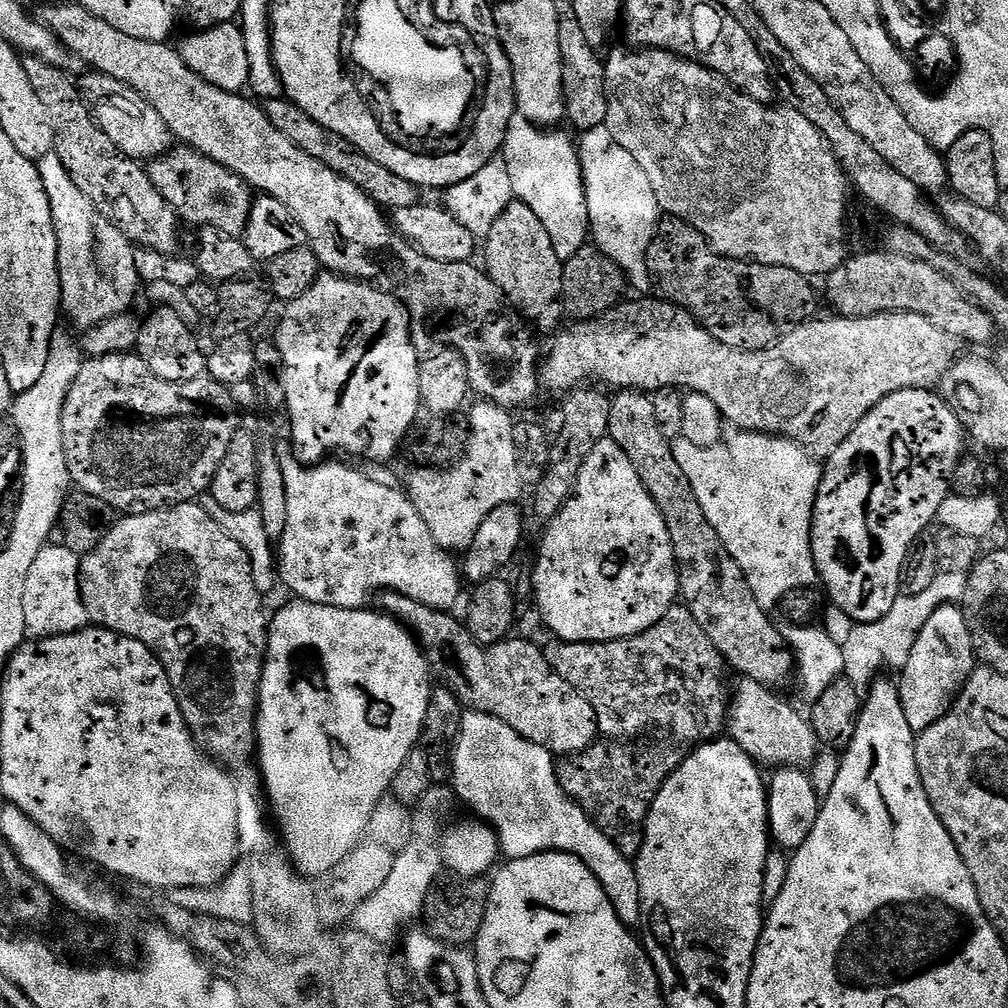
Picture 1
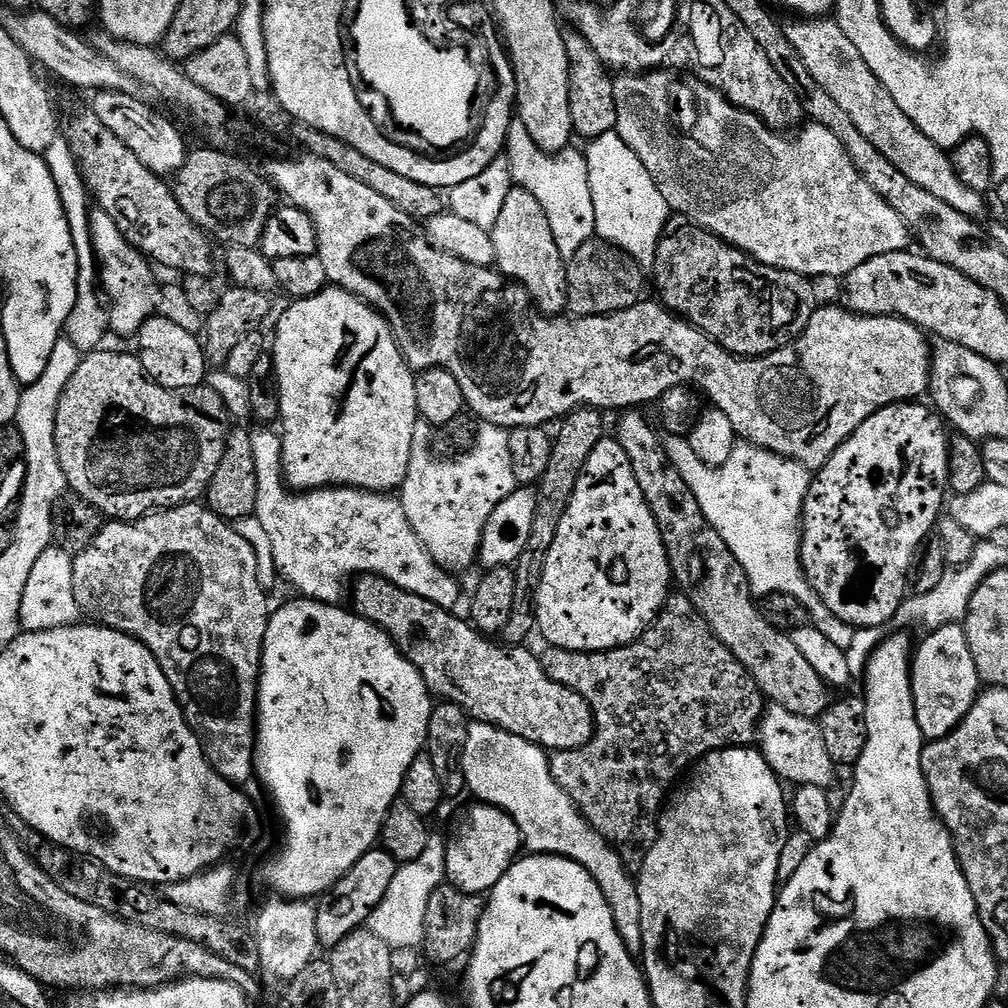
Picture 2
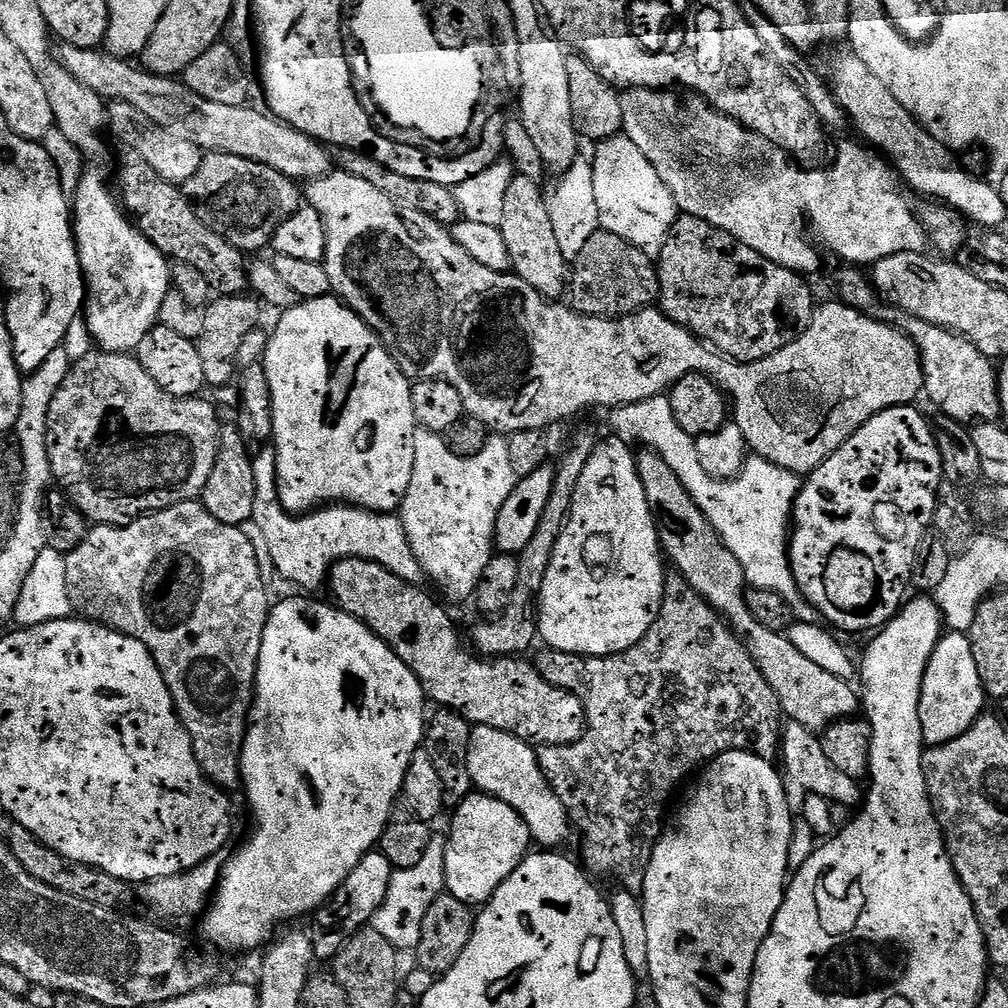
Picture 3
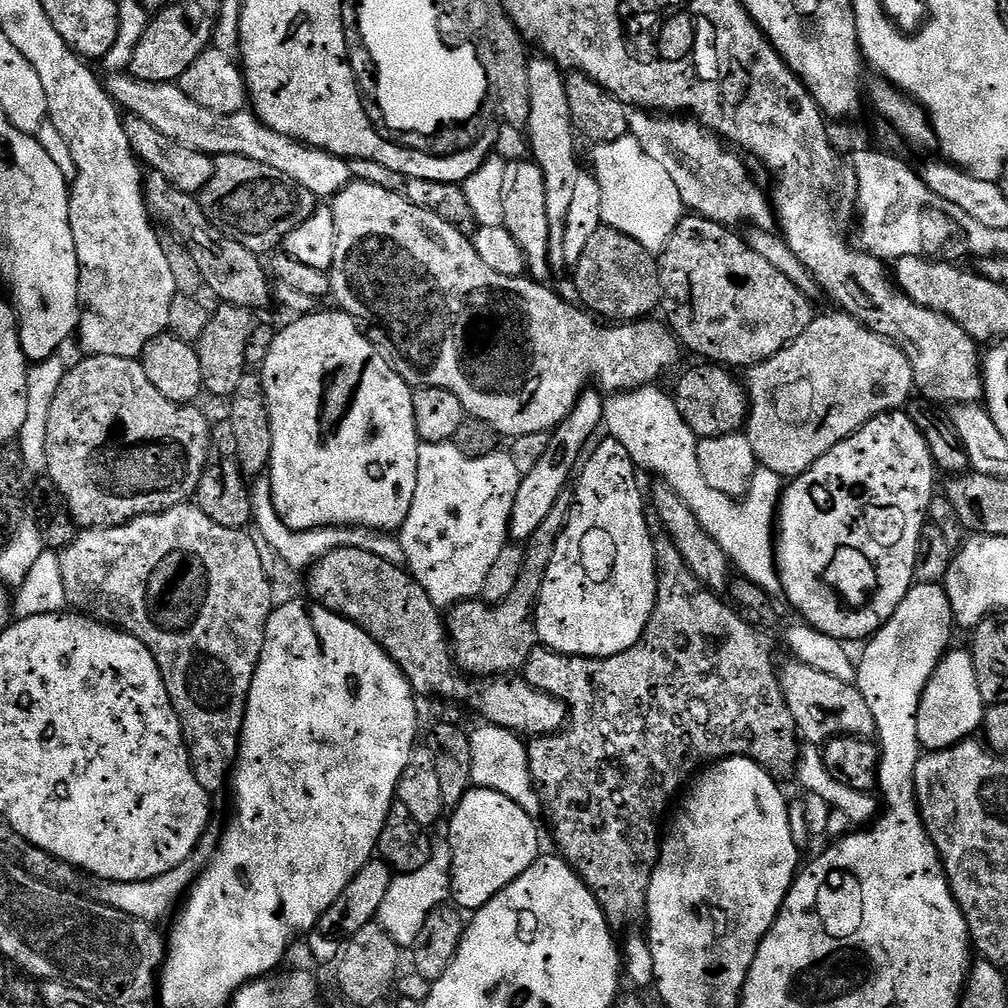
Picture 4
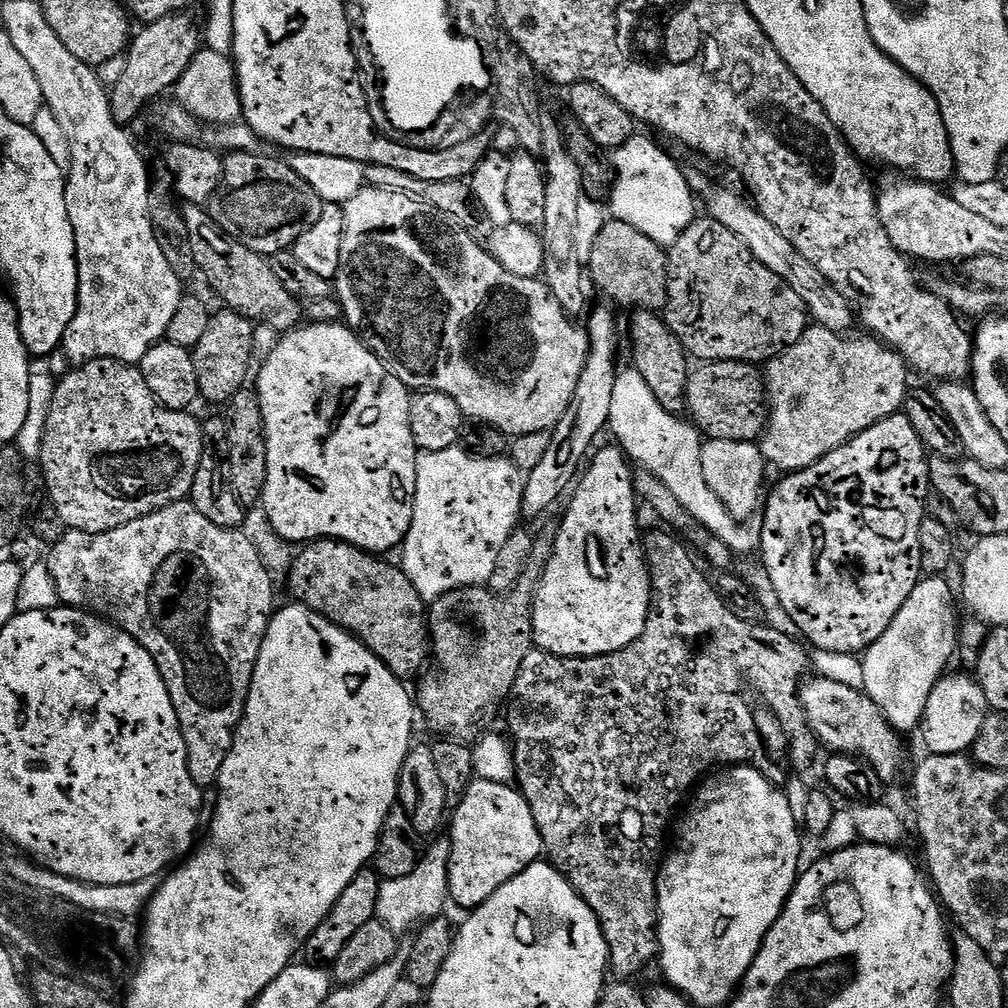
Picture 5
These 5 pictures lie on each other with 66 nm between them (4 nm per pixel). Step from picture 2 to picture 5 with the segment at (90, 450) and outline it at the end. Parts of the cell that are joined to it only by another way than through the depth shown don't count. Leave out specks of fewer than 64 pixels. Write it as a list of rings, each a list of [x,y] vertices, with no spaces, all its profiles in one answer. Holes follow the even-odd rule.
[[[90,360],[73,367],[71,370],[73,372],[68,372],[65,376],[59,377],[54,390],[54,398],[50,402],[50,410],[44,427],[44,437],[42,438],[42,450],[38,461],[39,467],[44,467],[42,479],[48,497],[54,502],[54,510],[58,514],[58,518],[62,518],[65,529],[97,536],[106,530],[126,526],[138,518],[146,518],[171,504],[187,501],[192,495],[194,474],[198,474],[198,462],[202,462],[204,430],[201,421],[199,419],[196,421],[192,417],[191,411],[175,412],[159,404],[154,398],[154,394],[150,394],[150,386],[146,386],[146,378],[142,378],[139,367],[124,364],[121,360]]]

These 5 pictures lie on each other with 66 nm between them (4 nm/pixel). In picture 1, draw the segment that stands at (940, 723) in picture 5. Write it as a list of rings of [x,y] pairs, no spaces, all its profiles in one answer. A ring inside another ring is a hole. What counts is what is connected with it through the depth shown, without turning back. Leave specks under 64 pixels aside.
[[[949,606],[935,612],[930,622],[922,626],[920,636],[910,650],[906,666],[899,673],[898,687],[902,710],[906,710],[906,720],[910,722],[913,732],[917,734],[925,732],[927,728],[934,726],[943,716],[952,711],[960,693],[964,690],[964,684],[972,677],[977,667],[976,651],[972,645],[970,630],[963,611],[959,607]]]

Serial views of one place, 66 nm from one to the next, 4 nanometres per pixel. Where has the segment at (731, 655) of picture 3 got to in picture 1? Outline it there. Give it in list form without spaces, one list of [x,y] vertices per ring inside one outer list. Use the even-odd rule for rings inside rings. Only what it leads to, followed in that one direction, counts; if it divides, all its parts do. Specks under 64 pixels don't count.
[[[673,606],[670,610],[666,610],[664,617],[654,626],[650,626],[650,630],[637,636],[627,636],[624,640],[607,640],[604,644],[571,644],[565,640],[553,639],[551,643],[543,645],[546,662],[550,662],[552,669],[558,674],[562,674],[562,678],[566,678],[566,682],[570,682],[570,686],[574,690],[578,690],[578,694],[582,694],[582,698],[586,698],[586,702],[590,702],[590,706],[594,706],[596,720],[600,723],[596,743],[582,753],[567,757],[559,765],[560,785],[564,787],[564,792],[597,822],[621,820],[624,824],[643,825],[644,821],[648,819],[648,811],[652,808],[658,790],[666,782],[666,778],[670,778],[674,769],[684,761],[690,746],[699,746],[717,739],[725,731],[726,721],[730,716],[730,708],[728,712],[730,688],[724,685],[726,665],[722,654],[714,646],[714,642],[710,642],[706,630],[702,630],[702,626],[698,626],[698,622],[694,622],[694,614],[690,614],[690,610],[683,606]]]

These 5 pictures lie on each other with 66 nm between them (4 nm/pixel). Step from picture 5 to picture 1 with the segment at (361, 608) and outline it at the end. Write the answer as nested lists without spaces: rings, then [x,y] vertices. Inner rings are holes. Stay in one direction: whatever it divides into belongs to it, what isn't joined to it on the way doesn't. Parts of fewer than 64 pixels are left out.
[[[385,591],[382,599],[384,599],[383,611],[399,620],[424,649],[431,675],[437,681],[440,679],[439,683],[452,691],[467,711],[490,714],[506,722],[510,730],[534,742],[534,746],[542,746],[556,758],[577,755],[596,743],[600,723],[596,720],[594,706],[590,706],[590,702],[586,702],[586,698],[582,698],[582,694],[578,694],[578,690],[574,690],[570,682],[562,678],[562,674],[552,669],[550,662],[546,662],[543,647],[539,643],[536,645],[528,640],[509,638],[499,640],[496,644],[480,644],[461,621],[459,624],[455,620],[452,612],[439,612],[414,598],[406,598],[406,594],[397,592]]]

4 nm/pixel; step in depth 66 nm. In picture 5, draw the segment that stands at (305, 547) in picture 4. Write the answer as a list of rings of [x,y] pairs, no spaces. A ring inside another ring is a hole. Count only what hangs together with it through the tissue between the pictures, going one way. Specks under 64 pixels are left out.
[[[460,446],[417,455],[414,518],[399,553],[399,563],[424,601],[437,600],[459,588],[487,585],[490,574],[494,574],[502,545],[512,532],[517,531],[519,524],[516,523],[521,523],[525,479],[525,473],[519,472],[511,459],[487,460],[471,456]]]

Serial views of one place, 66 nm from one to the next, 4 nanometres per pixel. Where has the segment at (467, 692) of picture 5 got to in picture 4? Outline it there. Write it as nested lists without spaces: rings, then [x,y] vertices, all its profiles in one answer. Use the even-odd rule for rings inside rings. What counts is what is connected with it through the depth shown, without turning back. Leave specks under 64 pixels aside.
[[[564,491],[558,502],[554,502],[550,514],[546,514],[542,526],[538,526],[538,530],[534,530],[532,537],[527,540],[522,578],[518,578],[518,586],[514,586],[510,598],[500,604],[490,604],[480,598],[464,600],[447,613],[446,627],[452,641],[452,654],[467,675],[491,678],[519,673],[538,646],[534,613],[550,558],[554,558],[554,546],[566,530],[575,500],[575,491]]]

